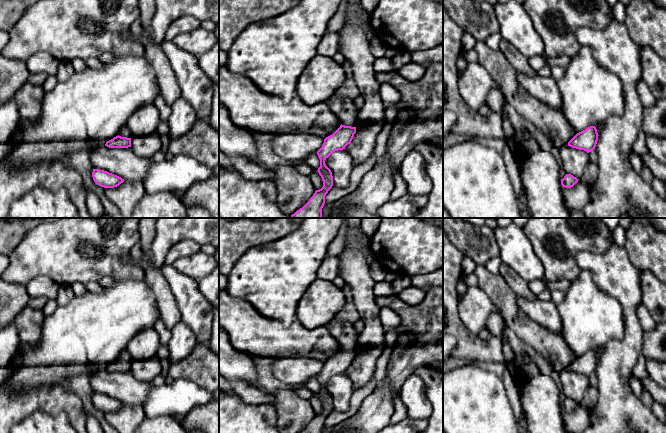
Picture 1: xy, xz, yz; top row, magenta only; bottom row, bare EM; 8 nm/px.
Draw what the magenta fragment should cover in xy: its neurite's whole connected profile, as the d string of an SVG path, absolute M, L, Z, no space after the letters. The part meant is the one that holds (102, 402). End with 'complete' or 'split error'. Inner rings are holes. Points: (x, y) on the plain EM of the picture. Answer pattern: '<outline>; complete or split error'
M93 393L94 406L104 412L114 412L124 406L121 401L100 393Z; complete

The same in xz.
M334 319L328 324L331 335L340 345L340 351L330 360L324 363L322 371L317 375L320 383L318 397L322 402L323 411L316 414L309 425L300 433L322 433L325 428L325 420L333 410L331 394L326 390L325 384L335 375L343 374L351 367L356 357L358 332L354 324Z; split error

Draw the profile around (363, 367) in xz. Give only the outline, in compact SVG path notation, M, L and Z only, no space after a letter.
M348 226L344 249L338 256L338 275L351 287L353 303L363 321L364 328L358 334L357 344L371 346L369 349L356 348L356 357L348 376L354 389L364 387L374 376L385 341L385 330L379 319L380 307L373 293L375 282L369 274L366 262L370 253L370 248L363 245Z

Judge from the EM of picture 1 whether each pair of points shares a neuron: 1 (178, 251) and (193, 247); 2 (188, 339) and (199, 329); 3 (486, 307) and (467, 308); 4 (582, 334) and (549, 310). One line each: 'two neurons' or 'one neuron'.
1: one neuron
2: two neurons
3: one neuron
4: two neurons

